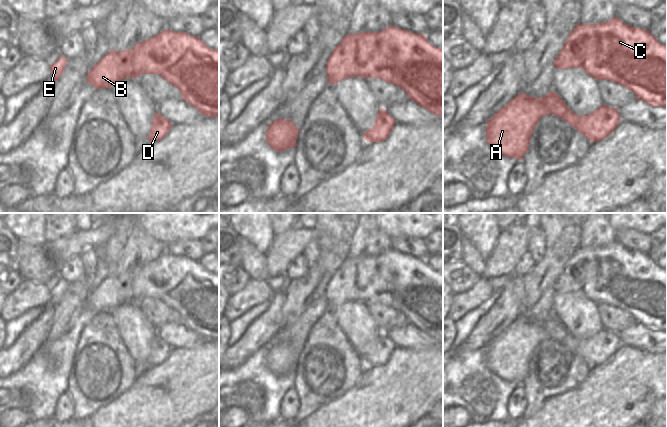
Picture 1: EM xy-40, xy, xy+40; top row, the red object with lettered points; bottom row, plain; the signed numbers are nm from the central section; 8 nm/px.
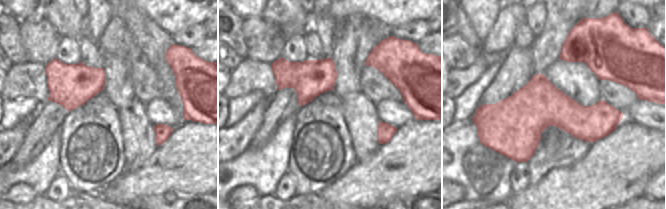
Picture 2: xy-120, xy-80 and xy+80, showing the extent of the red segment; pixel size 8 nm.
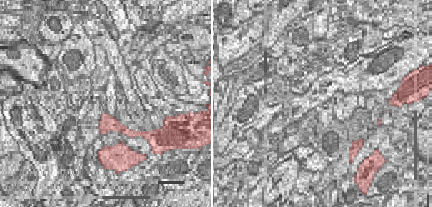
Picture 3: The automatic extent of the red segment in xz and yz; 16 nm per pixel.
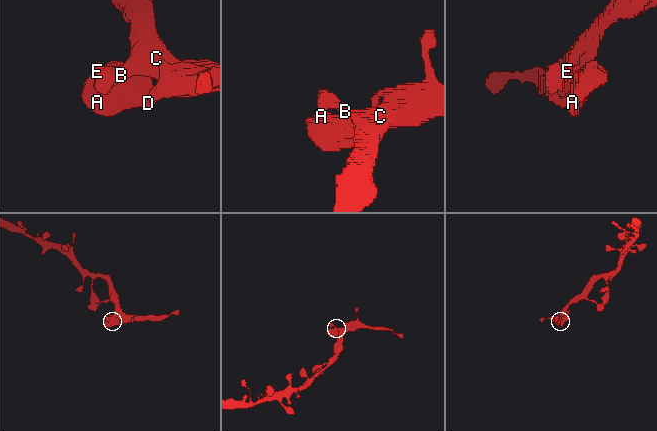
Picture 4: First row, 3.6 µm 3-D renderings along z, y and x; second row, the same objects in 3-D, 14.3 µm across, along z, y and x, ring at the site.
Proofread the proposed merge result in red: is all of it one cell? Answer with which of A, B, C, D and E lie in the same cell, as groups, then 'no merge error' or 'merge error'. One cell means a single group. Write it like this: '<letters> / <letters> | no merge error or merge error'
A B C D E | no merge error

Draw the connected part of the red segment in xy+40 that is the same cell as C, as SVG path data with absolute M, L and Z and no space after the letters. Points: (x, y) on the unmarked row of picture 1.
M616 240L599 248L577 248L556 281L554 292L583 292L597 304L609 304L631 314L638 324L667 332L667 270L663 270L649 254L629 250Z

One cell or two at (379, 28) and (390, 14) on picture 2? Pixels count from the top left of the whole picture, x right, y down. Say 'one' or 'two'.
two

